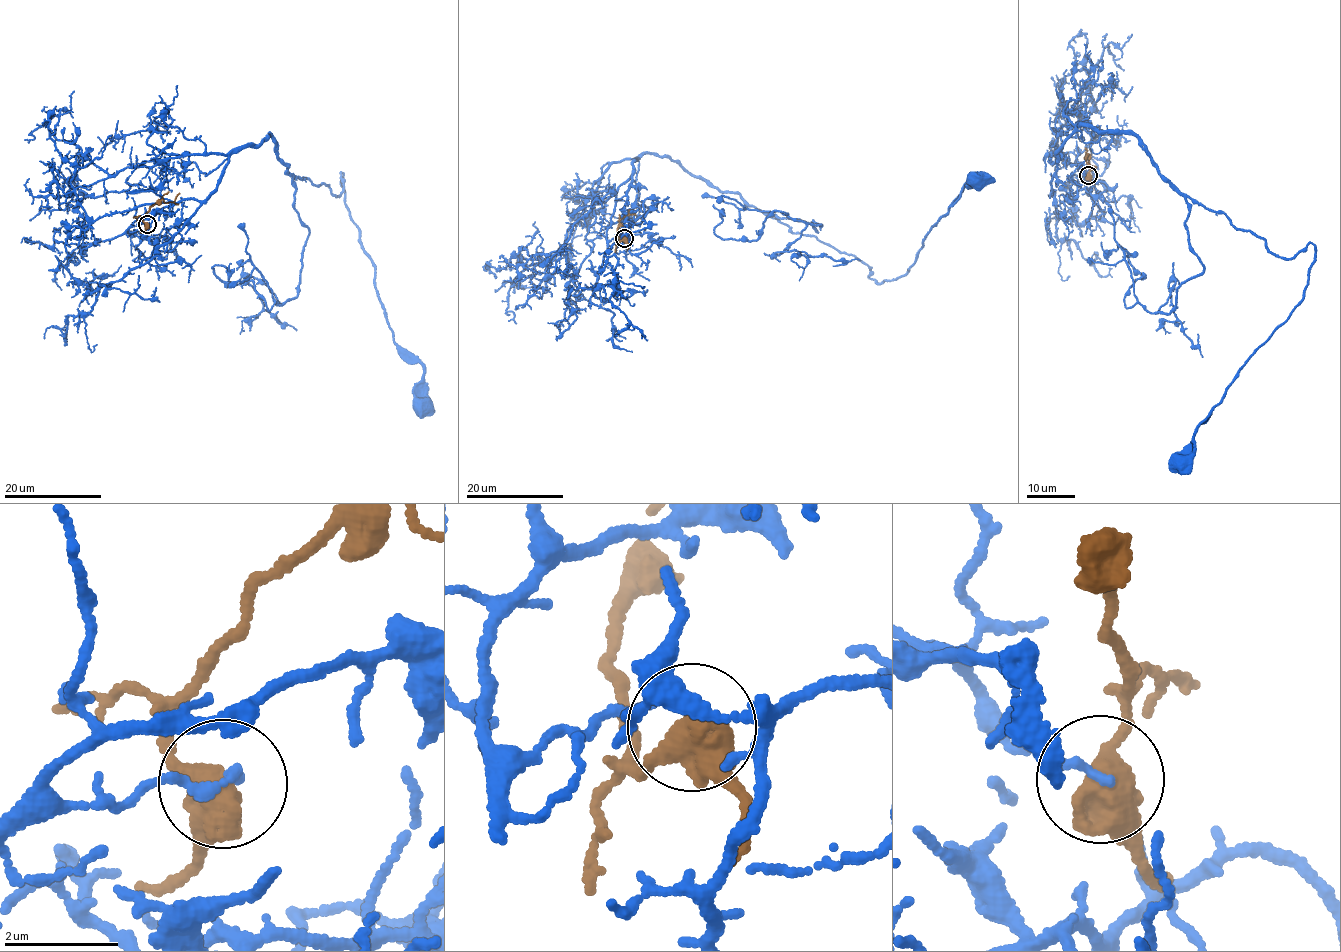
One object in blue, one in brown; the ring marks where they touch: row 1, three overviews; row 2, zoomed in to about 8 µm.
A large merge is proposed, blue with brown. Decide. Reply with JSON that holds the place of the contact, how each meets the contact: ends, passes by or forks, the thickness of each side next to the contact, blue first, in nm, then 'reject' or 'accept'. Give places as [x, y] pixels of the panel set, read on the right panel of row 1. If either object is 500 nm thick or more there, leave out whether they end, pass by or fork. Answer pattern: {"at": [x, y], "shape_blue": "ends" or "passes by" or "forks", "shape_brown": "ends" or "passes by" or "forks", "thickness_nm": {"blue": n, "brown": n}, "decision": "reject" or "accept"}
{"at": [1088, 175], "shape_blue": "ends", "shape_brown": "passes by", "thickness_nm": {"blue": 140, "brown": 480}, "decision": "reject"}

